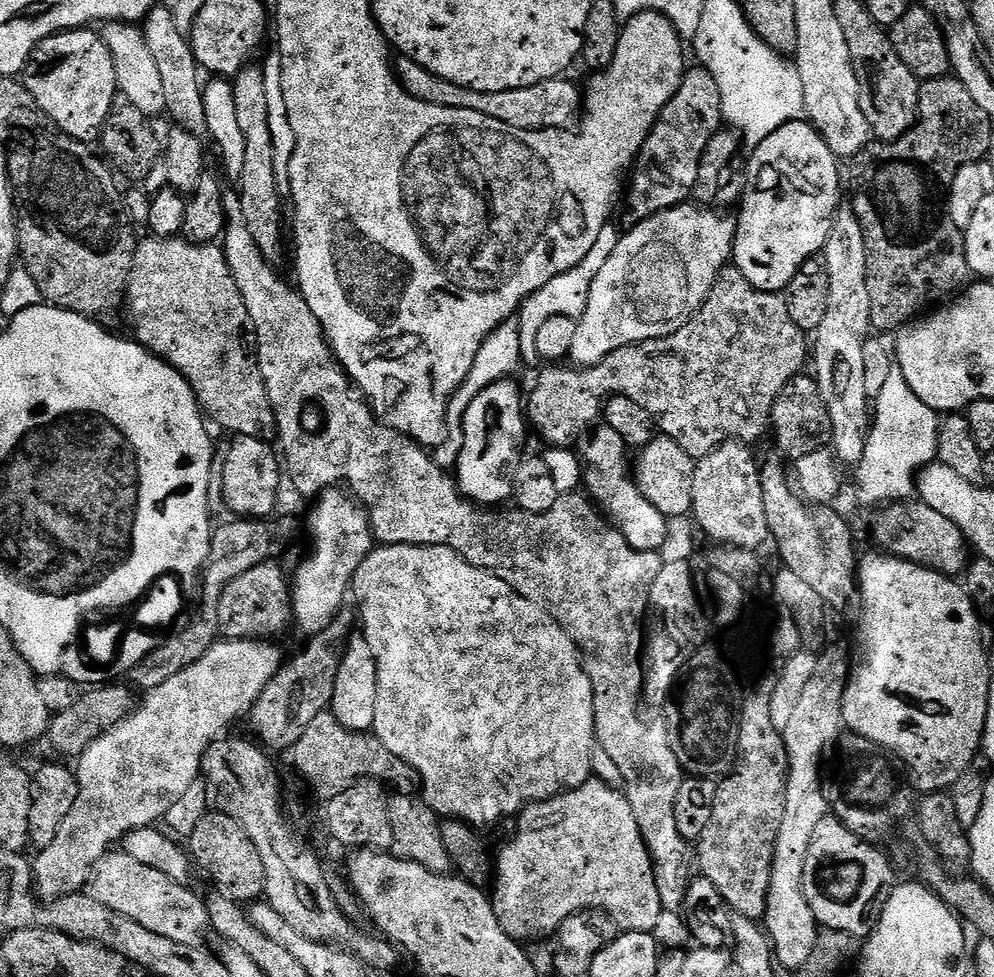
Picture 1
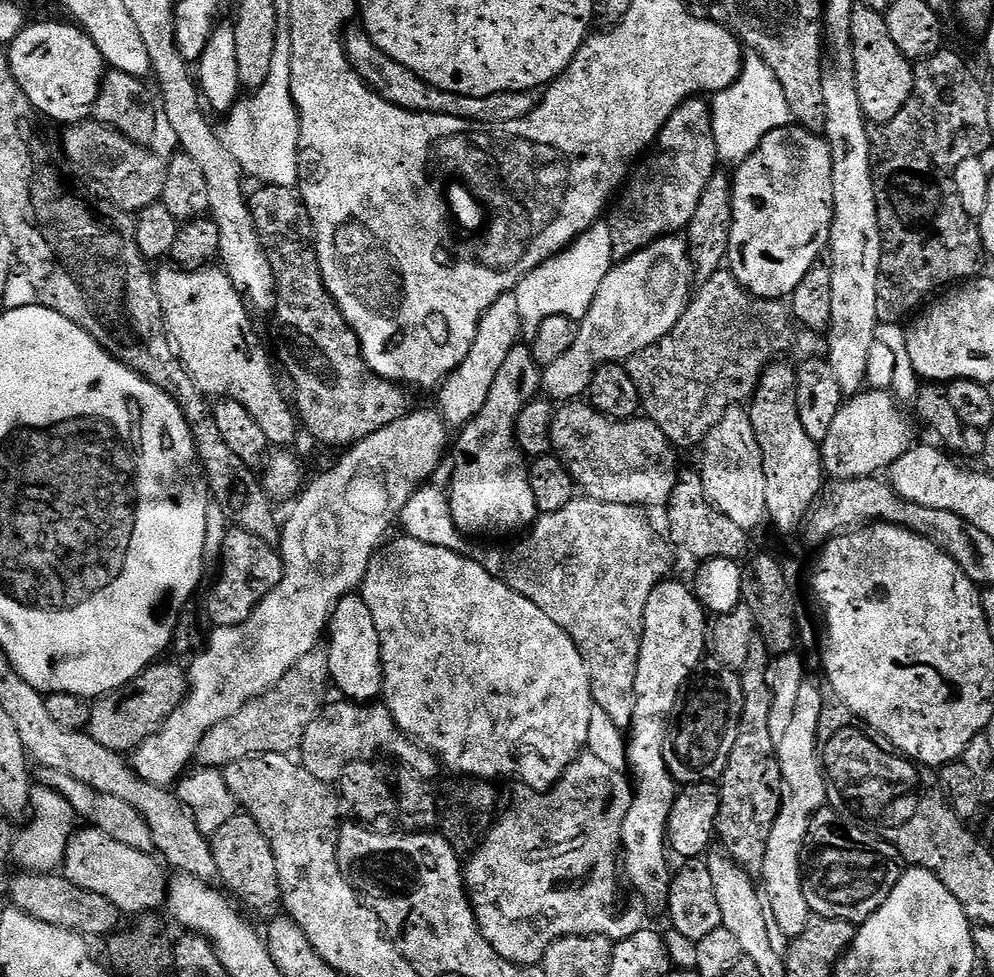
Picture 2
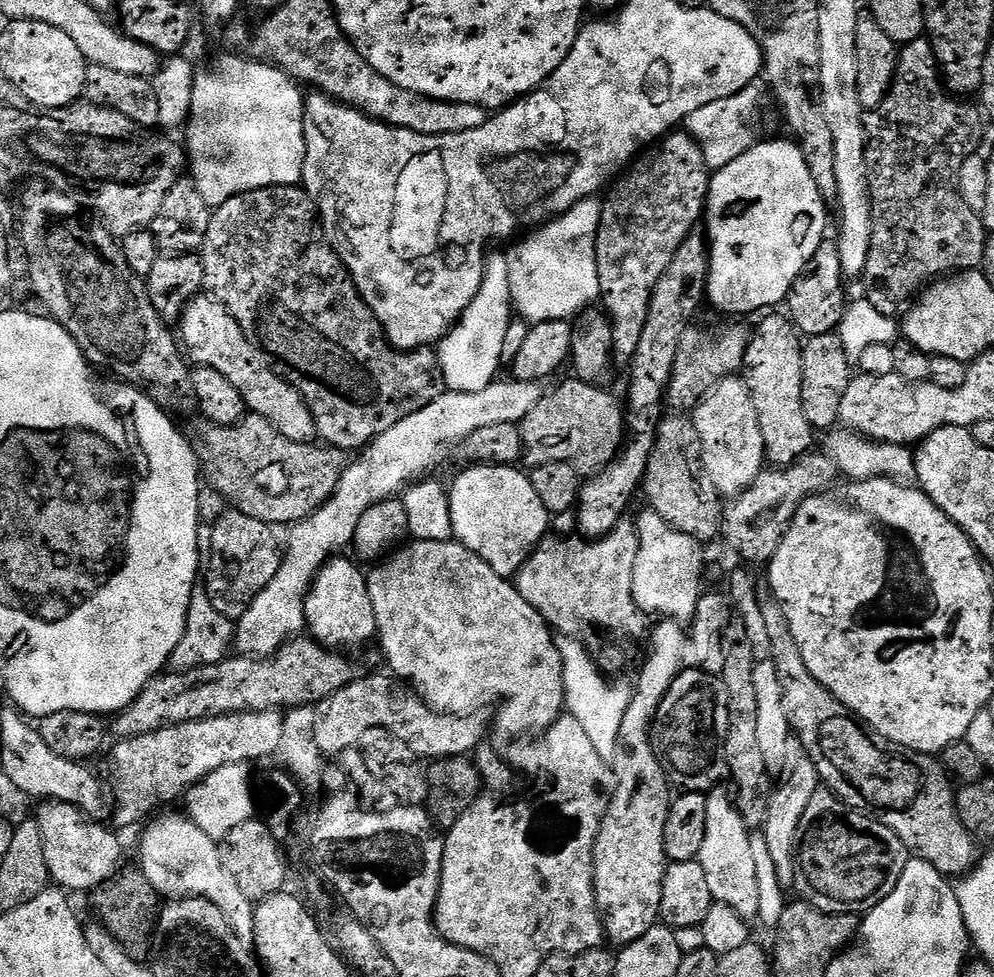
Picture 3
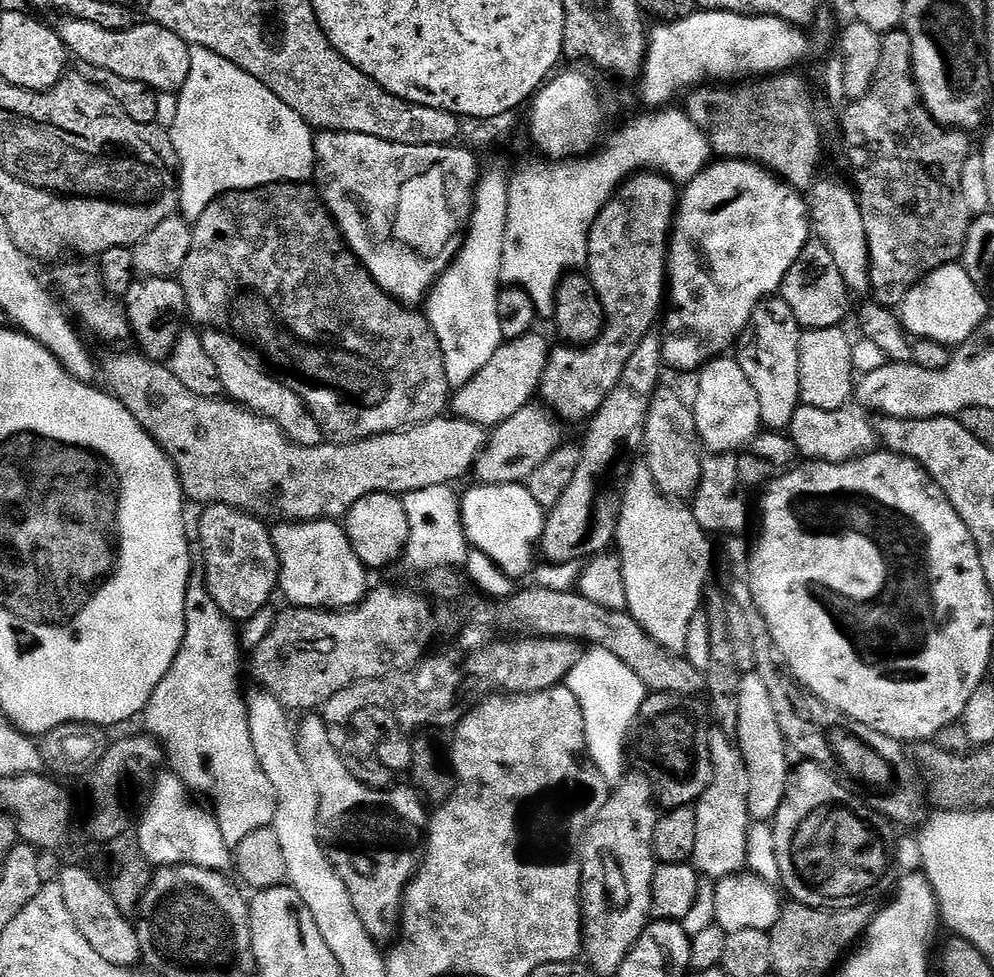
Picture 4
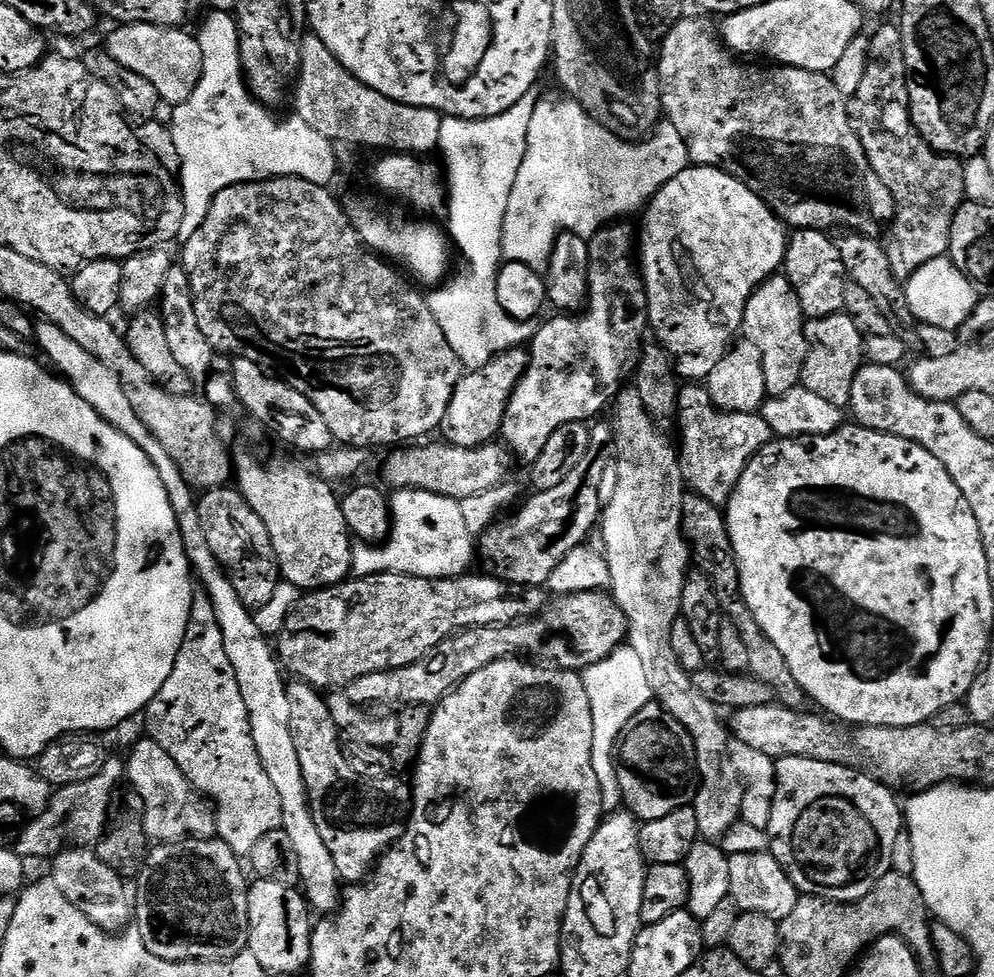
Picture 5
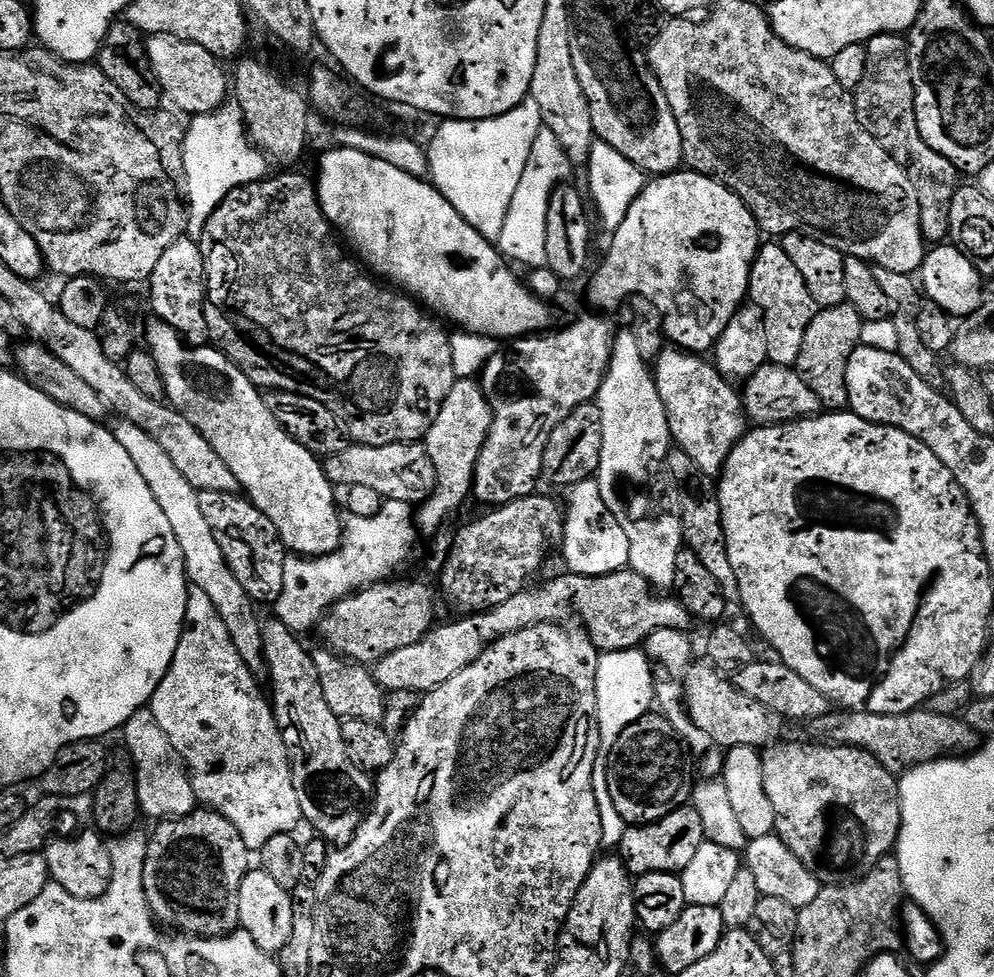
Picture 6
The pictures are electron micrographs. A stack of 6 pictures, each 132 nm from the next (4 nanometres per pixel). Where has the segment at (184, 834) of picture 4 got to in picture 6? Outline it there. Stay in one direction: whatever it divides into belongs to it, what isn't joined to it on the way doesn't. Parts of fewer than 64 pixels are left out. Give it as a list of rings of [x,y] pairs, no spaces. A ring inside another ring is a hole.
[[[150,710],[135,712],[124,724],[122,729],[124,744],[128,747],[130,767],[136,773],[136,785],[138,786],[138,802],[140,811],[152,822],[162,820],[174,820],[178,816],[189,816],[197,811],[198,801],[196,791],[192,785],[192,778],[188,775],[188,769],[184,767],[184,761],[174,750],[170,738],[158,726],[154,714]]]

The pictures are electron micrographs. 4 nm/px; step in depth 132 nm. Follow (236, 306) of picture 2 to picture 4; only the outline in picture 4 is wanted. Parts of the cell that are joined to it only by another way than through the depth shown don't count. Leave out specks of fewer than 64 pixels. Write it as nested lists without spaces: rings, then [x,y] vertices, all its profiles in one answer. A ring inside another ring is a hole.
[[[208,330],[202,335],[202,346],[206,346],[206,354],[210,354],[214,366],[218,366],[227,399],[274,421],[298,446],[316,448],[325,443],[324,427],[316,421],[308,405],[298,394],[294,394],[294,390],[290,390],[290,386],[269,371],[243,340],[237,340],[230,332]]]

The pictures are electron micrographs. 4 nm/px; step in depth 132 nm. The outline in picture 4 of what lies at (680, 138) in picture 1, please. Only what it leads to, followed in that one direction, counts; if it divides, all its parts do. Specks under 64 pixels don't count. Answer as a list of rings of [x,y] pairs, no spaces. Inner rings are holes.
[[[637,172],[616,189],[615,196],[606,202],[598,218],[592,223],[588,235],[586,272],[592,277],[592,285],[604,307],[605,326],[593,344],[551,349],[538,396],[561,420],[586,422],[595,416],[602,402],[606,402],[610,390],[618,386],[618,378],[622,378],[626,362],[630,362],[634,350],[638,350],[638,342],[642,342],[642,338],[646,338],[646,334],[657,327],[662,316],[662,305],[666,300],[668,245],[672,238],[672,225],[676,219],[680,197],[677,181],[665,176],[663,172]]]

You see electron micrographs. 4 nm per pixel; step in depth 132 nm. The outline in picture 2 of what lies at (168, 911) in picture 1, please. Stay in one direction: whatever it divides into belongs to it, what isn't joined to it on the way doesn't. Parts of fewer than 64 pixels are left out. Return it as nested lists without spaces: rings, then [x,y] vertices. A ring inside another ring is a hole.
[[[84,826],[81,832],[80,829],[73,831],[68,839],[62,874],[82,890],[102,894],[102,898],[109,900],[121,913],[152,914],[165,907],[170,883],[169,877],[167,875],[164,877],[160,866],[162,867],[161,861],[155,855],[130,850],[130,846],[122,846],[122,842],[106,838],[102,830]]]

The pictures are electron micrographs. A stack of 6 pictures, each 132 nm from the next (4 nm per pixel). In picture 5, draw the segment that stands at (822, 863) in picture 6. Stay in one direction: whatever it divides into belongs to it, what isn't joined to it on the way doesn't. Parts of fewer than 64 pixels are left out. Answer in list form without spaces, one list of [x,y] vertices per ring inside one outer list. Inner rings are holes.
[[[782,757],[776,760],[776,797],[774,798],[774,810],[770,814],[770,822],[767,826],[768,833],[768,851],[771,852],[772,856],[778,862],[778,866],[782,866],[782,870],[786,870],[786,874],[790,878],[790,882],[794,882],[794,886],[796,887],[797,892],[805,895],[805,896],[817,896],[818,898],[822,898],[823,900],[837,900],[838,902],[842,902],[843,904],[849,904],[850,902],[854,902],[858,898],[866,898],[866,894],[870,894],[870,890],[874,890],[874,886],[878,886],[878,882],[882,882],[882,878],[886,878],[886,874],[888,872],[893,871],[894,864],[892,864],[892,859],[896,856],[896,843],[899,842],[900,836],[902,840],[902,833],[906,828],[906,816],[902,811],[902,804],[899,804],[896,801],[897,793],[886,787],[881,780],[876,780],[872,776],[866,775],[864,772],[860,772],[856,768],[847,768],[846,766],[842,766],[841,764],[835,764],[834,762],[818,762],[814,758],[802,758],[802,757]]]

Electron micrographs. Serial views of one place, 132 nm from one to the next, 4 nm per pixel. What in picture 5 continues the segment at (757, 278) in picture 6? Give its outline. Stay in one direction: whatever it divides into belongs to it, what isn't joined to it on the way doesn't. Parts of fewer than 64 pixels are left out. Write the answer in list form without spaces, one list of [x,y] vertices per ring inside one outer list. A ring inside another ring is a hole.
[[[783,274],[761,282],[746,302],[742,336],[760,352],[762,378],[766,380],[768,396],[781,396],[801,387],[800,379],[808,353],[805,323],[806,318],[802,314],[798,294],[794,294],[788,277]]]

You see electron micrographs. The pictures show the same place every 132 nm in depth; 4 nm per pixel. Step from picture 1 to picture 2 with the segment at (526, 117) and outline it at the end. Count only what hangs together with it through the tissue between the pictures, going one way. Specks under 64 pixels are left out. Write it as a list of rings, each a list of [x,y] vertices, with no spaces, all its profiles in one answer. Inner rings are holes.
[[[352,26],[344,34],[344,50],[348,53],[348,61],[352,69],[368,83],[368,86],[386,102],[398,106],[407,112],[425,112],[426,114],[446,114],[454,118],[472,120],[476,124],[501,124],[514,122],[518,118],[526,118],[535,110],[537,97],[532,92],[499,92],[489,96],[459,96],[446,90],[438,90],[430,86],[418,74],[406,70],[394,58],[390,58],[368,37],[363,27]]]

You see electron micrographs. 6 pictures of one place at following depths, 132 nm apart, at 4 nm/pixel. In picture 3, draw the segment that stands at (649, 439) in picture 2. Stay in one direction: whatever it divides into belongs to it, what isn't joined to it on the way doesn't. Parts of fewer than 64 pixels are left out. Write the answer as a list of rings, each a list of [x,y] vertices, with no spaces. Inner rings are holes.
[[[569,378],[557,392],[541,395],[538,406],[526,414],[518,427],[522,446],[524,447],[523,463],[529,469],[546,466],[550,462],[566,462],[572,464],[581,474],[595,474],[607,468],[624,447],[626,439],[626,408],[608,392],[603,392],[603,387],[587,384],[575,378]]]

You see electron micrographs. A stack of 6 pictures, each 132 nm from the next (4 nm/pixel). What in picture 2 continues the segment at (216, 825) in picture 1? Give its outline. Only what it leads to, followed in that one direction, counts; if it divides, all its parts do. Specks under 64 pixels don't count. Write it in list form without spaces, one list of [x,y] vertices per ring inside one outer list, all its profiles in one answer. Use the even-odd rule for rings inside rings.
[[[246,814],[232,816],[230,822],[226,822],[226,826],[211,833],[210,843],[214,862],[217,863],[219,883],[237,901],[240,899],[248,908],[272,908],[275,904],[277,907],[281,903],[278,866],[274,862],[274,850],[270,850],[270,842],[266,834],[262,834],[254,818]]]

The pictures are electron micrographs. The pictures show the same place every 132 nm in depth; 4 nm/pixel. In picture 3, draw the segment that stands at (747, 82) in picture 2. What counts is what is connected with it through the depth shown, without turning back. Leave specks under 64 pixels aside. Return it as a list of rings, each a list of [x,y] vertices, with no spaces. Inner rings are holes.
[[[759,83],[748,84],[741,92],[730,98],[722,98],[718,102],[710,102],[710,106],[702,106],[702,110],[694,110],[686,121],[687,135],[693,136],[704,155],[709,170],[722,166],[730,166],[734,158],[742,158],[746,150],[757,143],[756,111],[764,100],[765,89]],[[764,91],[764,92],[763,92]]]

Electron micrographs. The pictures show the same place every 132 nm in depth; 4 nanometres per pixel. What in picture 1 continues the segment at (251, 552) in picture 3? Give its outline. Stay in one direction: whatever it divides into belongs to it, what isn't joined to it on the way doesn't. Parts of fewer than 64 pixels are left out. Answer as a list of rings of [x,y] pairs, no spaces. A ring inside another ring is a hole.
[[[279,563],[254,566],[254,570],[246,570],[226,590],[218,606],[220,627],[225,633],[230,634],[233,640],[259,640],[272,638],[275,632],[284,628],[284,623],[289,623],[289,612],[292,607],[289,577],[284,577]]]

